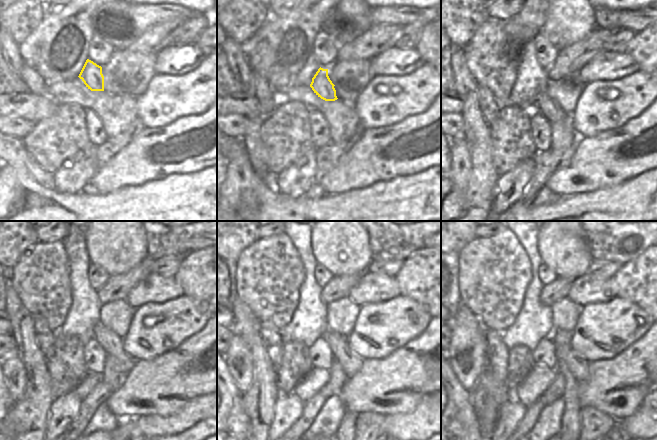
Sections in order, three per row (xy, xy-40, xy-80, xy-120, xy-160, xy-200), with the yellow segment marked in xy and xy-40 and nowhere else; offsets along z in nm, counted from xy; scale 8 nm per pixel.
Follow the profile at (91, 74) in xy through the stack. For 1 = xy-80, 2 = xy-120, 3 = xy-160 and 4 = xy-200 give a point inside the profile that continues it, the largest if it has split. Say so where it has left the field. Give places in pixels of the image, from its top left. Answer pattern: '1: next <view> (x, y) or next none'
1: next xy-80 (550, 109)
2: next xy-120 (113, 345)
3: next xy-160 (351, 363)
4: next xy-200 (578, 366)

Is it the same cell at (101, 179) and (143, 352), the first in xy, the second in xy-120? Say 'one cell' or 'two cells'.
two cells

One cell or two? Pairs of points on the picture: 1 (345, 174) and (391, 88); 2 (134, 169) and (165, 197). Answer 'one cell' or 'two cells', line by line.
1: two cells
2: two cells

